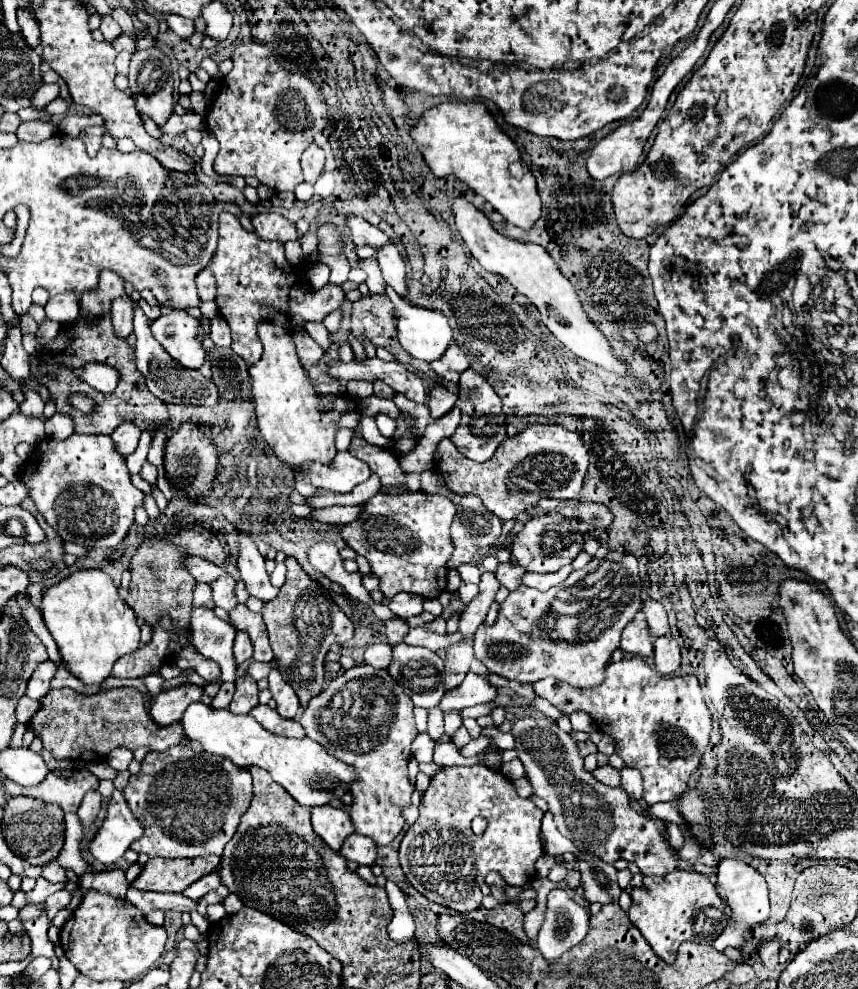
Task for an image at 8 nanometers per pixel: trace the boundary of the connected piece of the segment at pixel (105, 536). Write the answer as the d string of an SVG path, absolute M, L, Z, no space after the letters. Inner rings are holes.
M72 434L66 440L42 440L30 460L26 462L26 472L22 472L20 482L28 488L30 498L36 504L36 510L44 516L44 520L62 536L62 540L76 542L82 546L102 546L114 548L126 536L130 526L134 524L134 510L144 504L144 492L138 490L130 482L130 472L126 468L124 458L120 458L114 448L110 436L84 436Z

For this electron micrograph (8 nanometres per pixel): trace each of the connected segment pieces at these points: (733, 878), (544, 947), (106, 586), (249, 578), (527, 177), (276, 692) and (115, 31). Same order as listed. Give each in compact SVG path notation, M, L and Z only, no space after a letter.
M720 860L718 862L716 890L719 896L724 896L724 901L732 910L732 926L728 926L724 932L714 940L716 950L724 950L726 946L732 946L736 950L744 948L746 934L754 930L754 926L764 924L770 914L770 904L768 904L768 886L766 880L762 878L760 872L756 872L752 866L744 864L742 860Z
M554 888L548 894L548 908L538 930L536 946L548 962L558 960L568 948L580 944L588 932L590 916L570 892Z
M80 570L48 588L42 598L42 618L58 644L66 668L86 684L106 680L118 658L140 648L136 614L102 570Z
M238 532L238 544L240 544L240 550L238 550L236 566L238 566L242 582L246 584L248 594L260 598L262 602L272 600L278 588L270 584L270 576L266 574L266 568L264 568L264 558L258 552L254 540L250 540L244 532Z
M444 102L428 108L410 130L422 158L436 178L454 174L460 182L468 184L470 190L480 194L492 208L504 216L504 220L528 230L542 212L536 180L528 168L522 176L514 176L510 170L512 162L520 162L516 144L498 128L492 114L482 102Z
M272 670L268 674L268 682L270 682L270 692L272 692L272 698L276 700L276 712L282 716L282 718L298 718L302 706L298 702L298 696L296 692L290 688L290 684L280 676L280 672Z
M102 16L102 26L100 26L100 30L102 30L106 42L112 42L112 40L116 40L118 36L122 36L122 28L118 26L118 22L116 22L112 16Z

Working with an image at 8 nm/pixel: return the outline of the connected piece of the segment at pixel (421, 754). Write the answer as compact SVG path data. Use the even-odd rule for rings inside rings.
M418 734L412 742L412 756L418 760L418 762L430 762L432 760L432 738L428 734Z

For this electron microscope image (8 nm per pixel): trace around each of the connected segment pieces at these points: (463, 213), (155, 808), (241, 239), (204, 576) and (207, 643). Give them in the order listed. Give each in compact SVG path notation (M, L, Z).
M454 198L454 218L456 218L456 226L462 234L468 250L472 252L472 256L486 270L504 276L520 294L528 296L530 302L540 310L542 322L546 324L546 328L558 340L562 338L562 344L576 348L580 352L580 356L590 356L590 362L594 362L606 370L626 372L626 366L612 356L608 340L586 316L586 312L578 300L576 288L570 284L570 280L566 276L562 276L556 262L550 258L550 254L542 246L532 244L532 242L516 242L516 240L504 238L490 226L488 218L478 208L474 208L470 202L466 202L464 198Z
M172 746L164 752L150 752L144 762L142 770L136 776L130 776L128 786L124 788L124 798L132 812L138 812L138 820L144 826L142 838L132 842L134 852L144 852L150 858L196 858L204 854L218 854L222 856L224 846L232 840L242 814L248 810L252 800L252 776L244 768L236 768L228 758L204 758L202 754L194 754L190 746Z
M220 214L220 240L214 252L210 270L216 278L216 306L218 314L232 328L232 350L242 356L250 366L262 356L262 344L258 338L258 324L272 322L288 330L300 328L306 322L322 322L330 312L338 310L344 302L344 290L328 284L320 292L308 282L308 264L290 266L284 258L284 246L280 242L260 240L254 232L244 230L240 220L230 214Z
M190 556L190 560L188 560L188 572L194 576L196 582L210 584L212 580L216 580L224 572L224 568L212 564L208 560L202 560L198 556Z
M208 608L192 610L192 644L204 656L212 658L222 668L222 680L236 680L236 662L232 654L232 644L236 636L236 628L230 622L220 620Z

